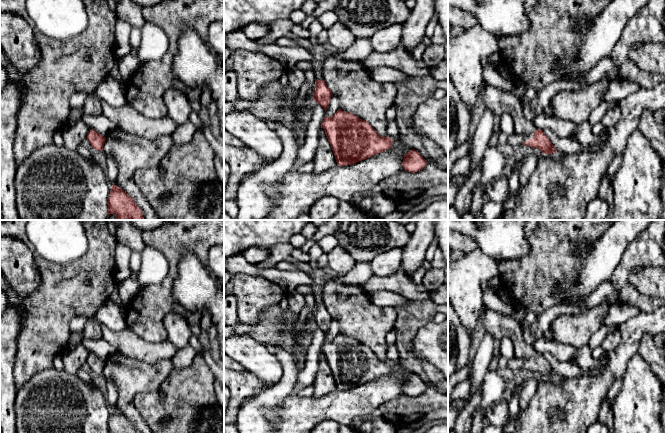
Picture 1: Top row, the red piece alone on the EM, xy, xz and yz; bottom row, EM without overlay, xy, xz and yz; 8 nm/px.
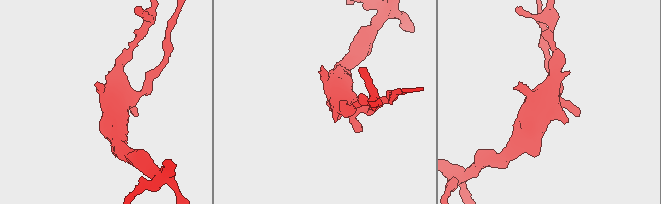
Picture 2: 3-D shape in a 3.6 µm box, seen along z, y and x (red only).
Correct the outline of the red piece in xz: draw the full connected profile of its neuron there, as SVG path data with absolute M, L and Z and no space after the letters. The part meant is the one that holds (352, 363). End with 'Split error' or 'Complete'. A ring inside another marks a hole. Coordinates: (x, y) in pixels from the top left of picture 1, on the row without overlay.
M341 333L332 341L325 339L321 352L325 355L338 390L352 389L377 379L390 373L393 367L391 362L380 360L367 345Z. Complete

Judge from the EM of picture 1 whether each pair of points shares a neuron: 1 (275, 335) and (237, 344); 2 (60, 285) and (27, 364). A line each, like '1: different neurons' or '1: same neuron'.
1: different neurons
2: same neuron

